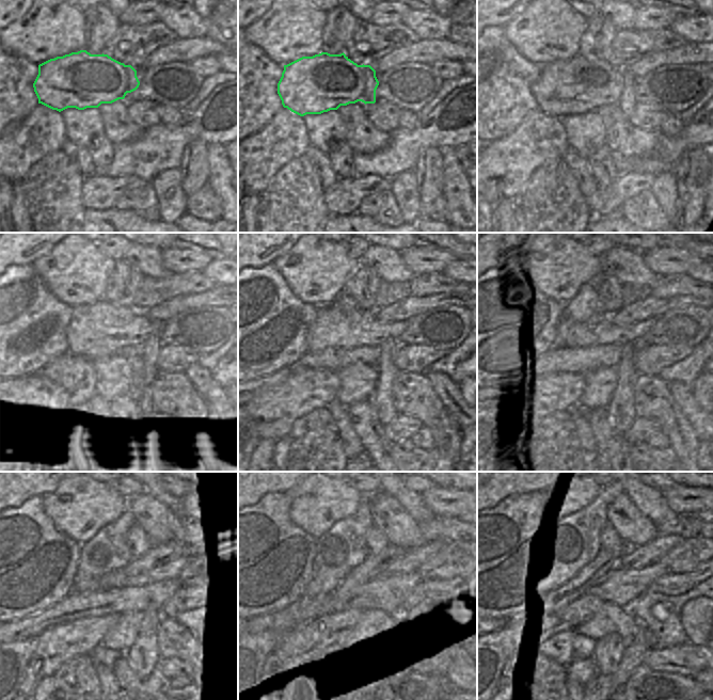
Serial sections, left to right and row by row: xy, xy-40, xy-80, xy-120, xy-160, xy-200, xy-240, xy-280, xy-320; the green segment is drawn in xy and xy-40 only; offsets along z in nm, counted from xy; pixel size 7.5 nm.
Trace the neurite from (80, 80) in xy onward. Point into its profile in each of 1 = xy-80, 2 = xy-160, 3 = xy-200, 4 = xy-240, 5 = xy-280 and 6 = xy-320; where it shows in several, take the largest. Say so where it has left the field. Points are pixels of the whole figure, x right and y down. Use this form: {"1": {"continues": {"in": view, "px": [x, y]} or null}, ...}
{"1": {"continues": {"in": "xy-80", "px": [576, 85]}}, "2": {"continues": {"in": "xy-160", "px": [333, 329]}}, "3": {"continues": {"in": "xy-200", "px": [600, 330]}}, "4": {"continues": {"in": "xy-240", "px": [169, 568]}}, "5": {"continues": {"in": "xy-280", "px": [410, 561]}}, "6": {"continues": {"in": "xy-320", "px": [638, 558]}}}

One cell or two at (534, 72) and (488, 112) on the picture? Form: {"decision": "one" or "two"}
{"decision": "one"}

